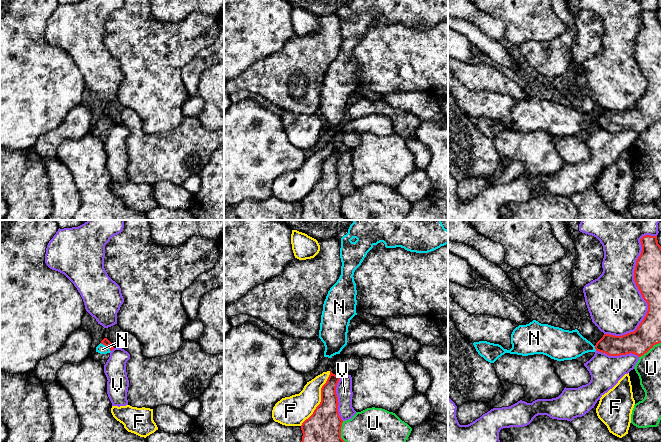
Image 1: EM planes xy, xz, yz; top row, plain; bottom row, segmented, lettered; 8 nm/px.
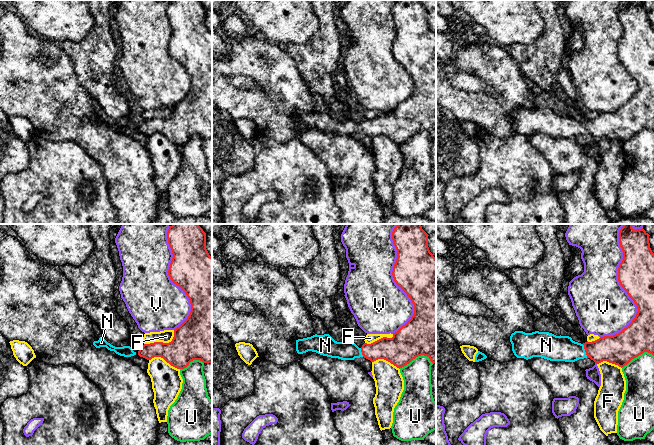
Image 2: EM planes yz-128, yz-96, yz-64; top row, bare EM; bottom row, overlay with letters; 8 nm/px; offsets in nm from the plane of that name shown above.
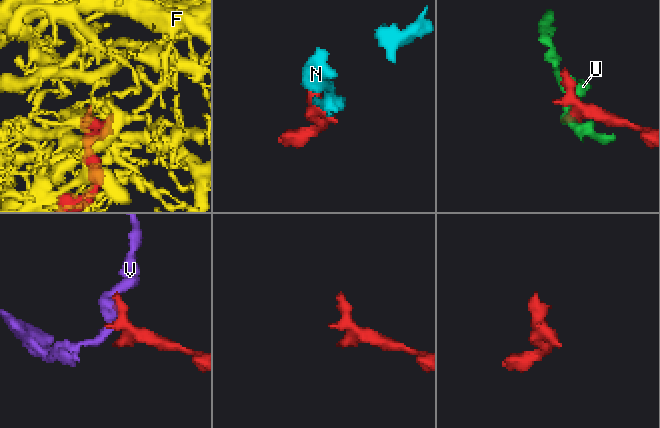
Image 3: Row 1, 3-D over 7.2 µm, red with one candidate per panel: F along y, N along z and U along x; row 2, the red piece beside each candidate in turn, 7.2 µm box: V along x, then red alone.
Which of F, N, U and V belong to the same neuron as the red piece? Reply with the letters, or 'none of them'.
N

